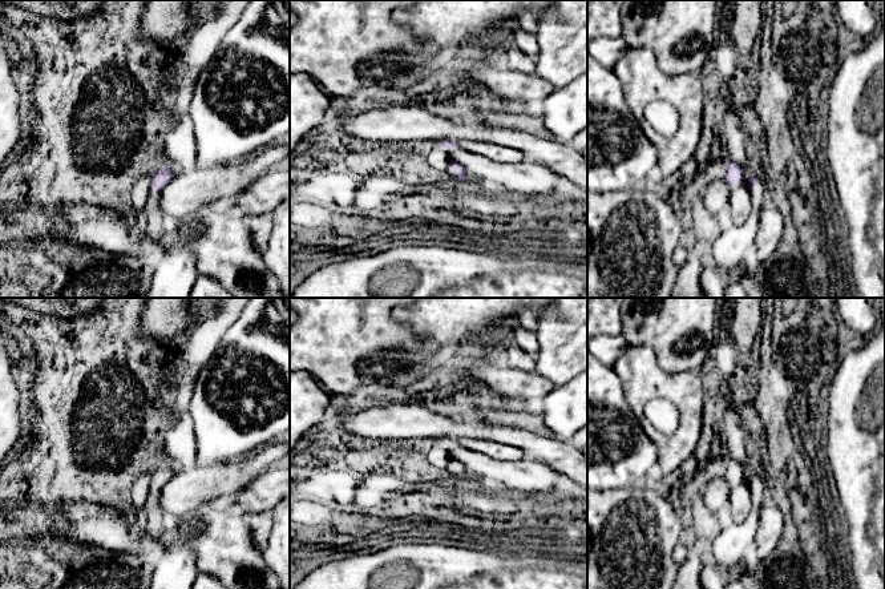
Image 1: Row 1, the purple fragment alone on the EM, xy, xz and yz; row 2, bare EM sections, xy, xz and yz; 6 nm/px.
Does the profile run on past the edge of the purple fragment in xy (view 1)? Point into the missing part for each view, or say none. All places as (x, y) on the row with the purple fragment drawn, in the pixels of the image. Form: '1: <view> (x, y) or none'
1: xy (157, 230)

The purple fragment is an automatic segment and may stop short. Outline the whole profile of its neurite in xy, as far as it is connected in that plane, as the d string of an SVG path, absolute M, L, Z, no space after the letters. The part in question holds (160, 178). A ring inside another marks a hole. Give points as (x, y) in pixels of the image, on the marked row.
M167 164L151 174L149 199L146 203L148 227L146 233L150 239L159 245L167 235L169 227L158 213L157 203L161 190L171 181L175 170Z

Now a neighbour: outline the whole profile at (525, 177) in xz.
M446 149L450 160L466 170L466 179L474 185L485 182L501 183L508 190L524 195L547 194L563 189L566 181L545 165L529 161L518 164L498 164L462 149Z

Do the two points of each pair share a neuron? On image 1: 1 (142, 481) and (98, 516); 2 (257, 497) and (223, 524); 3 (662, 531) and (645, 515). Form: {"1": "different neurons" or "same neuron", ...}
{"1": "different neurons", "2": "different neurons", "3": "same neuron"}

